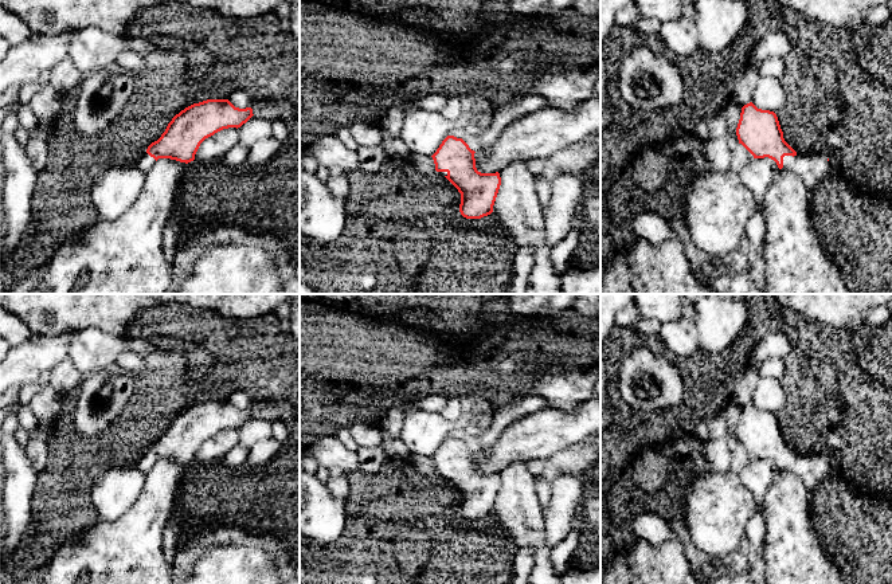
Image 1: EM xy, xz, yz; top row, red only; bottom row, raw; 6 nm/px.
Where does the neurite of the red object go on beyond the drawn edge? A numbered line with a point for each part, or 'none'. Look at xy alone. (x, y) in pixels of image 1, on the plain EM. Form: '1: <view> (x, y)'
1: xy (145, 463)

